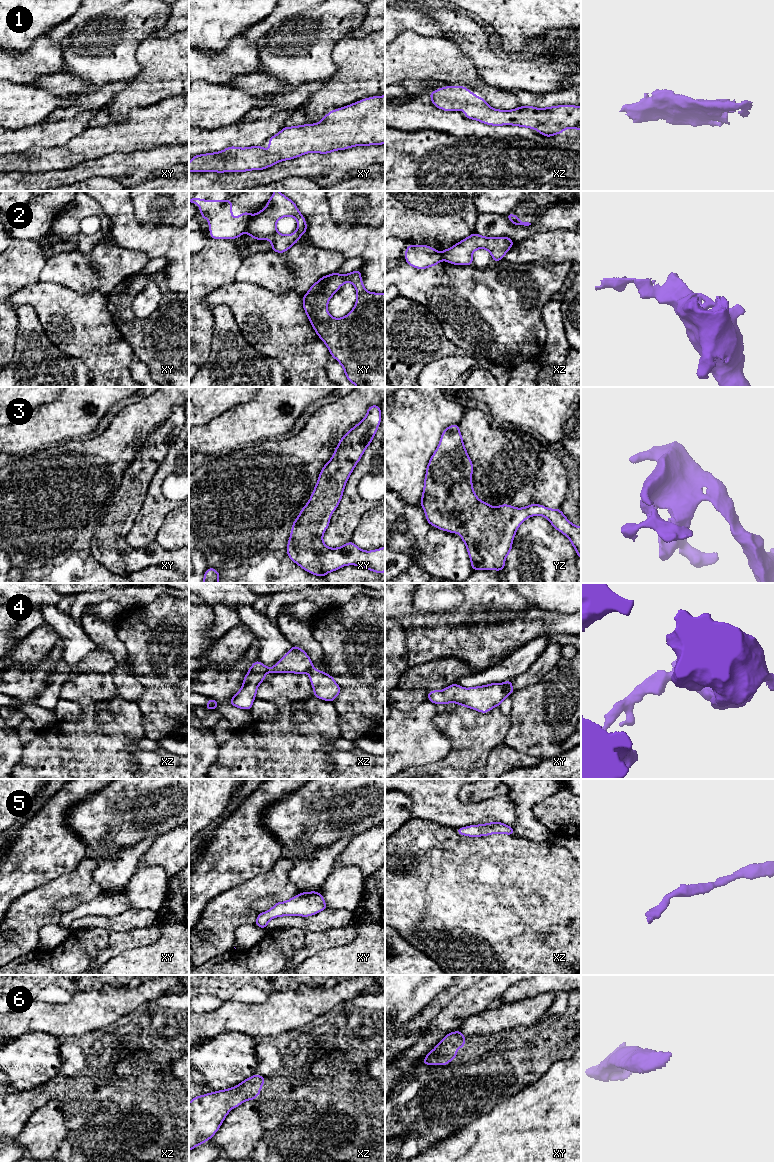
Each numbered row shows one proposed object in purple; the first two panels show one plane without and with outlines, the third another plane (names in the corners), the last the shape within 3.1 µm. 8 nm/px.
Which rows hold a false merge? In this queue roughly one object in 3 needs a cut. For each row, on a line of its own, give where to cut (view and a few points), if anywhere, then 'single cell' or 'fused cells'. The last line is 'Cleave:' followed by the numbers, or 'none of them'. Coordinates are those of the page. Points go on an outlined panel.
1: cut none; single cell
2: cut xy (252, 216), (245, 230); fused cells
3: cut none; single cell
4: cut xy (503, 683), (510, 693); fused cells
5: cut none; single cell
6: cut none; single cell
Cleave: 2, 4

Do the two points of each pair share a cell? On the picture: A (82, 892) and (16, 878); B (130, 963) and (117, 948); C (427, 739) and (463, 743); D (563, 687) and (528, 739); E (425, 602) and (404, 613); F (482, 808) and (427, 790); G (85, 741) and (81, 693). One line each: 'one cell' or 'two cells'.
A: two cells
B: two cells
C: two cells
D: one cell
E: two cells
F: one cell
G: two cells

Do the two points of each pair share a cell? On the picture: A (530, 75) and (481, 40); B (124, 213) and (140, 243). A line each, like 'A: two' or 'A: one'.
A: one
B: one

